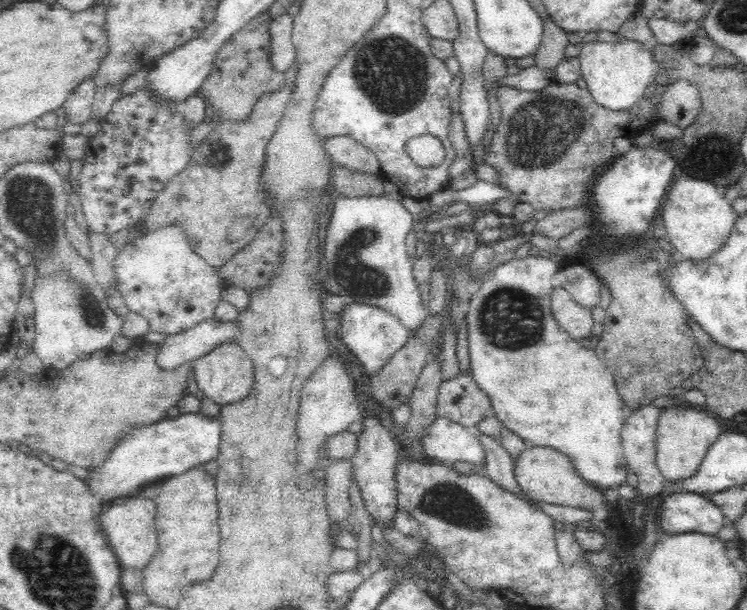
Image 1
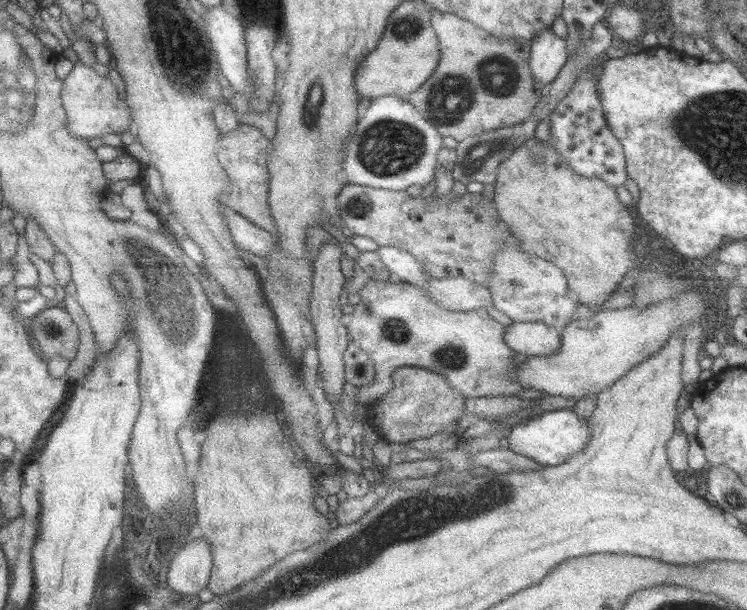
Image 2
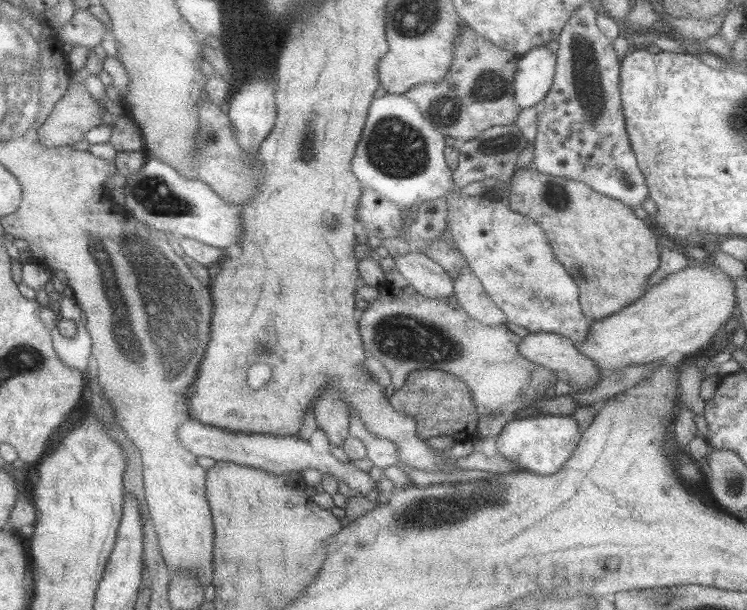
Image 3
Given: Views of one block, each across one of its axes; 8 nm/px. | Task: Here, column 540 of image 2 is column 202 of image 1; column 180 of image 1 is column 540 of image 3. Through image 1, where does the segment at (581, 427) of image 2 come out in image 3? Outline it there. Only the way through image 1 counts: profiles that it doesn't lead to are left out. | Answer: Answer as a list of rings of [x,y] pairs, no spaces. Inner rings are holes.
[[[544,413],[530,418],[508,417],[500,432],[497,449],[502,457],[515,462],[526,471],[542,476],[552,476],[572,457],[580,438],[580,428],[573,415]]]

